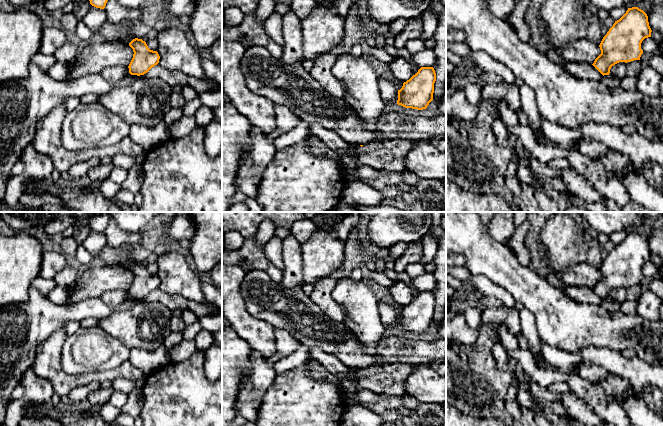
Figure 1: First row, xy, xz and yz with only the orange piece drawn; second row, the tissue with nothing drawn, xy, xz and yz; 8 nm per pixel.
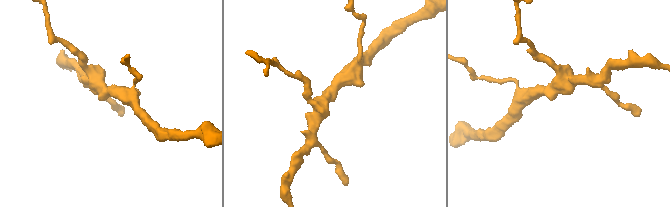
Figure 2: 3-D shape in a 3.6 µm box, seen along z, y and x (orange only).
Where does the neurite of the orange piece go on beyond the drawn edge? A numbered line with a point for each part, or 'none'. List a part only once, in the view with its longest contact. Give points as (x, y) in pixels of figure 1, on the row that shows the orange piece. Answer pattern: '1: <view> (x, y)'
none

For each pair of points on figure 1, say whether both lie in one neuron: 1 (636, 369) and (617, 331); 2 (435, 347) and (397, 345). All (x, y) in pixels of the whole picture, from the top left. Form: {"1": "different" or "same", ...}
{"1": "different", "2": "same"}

